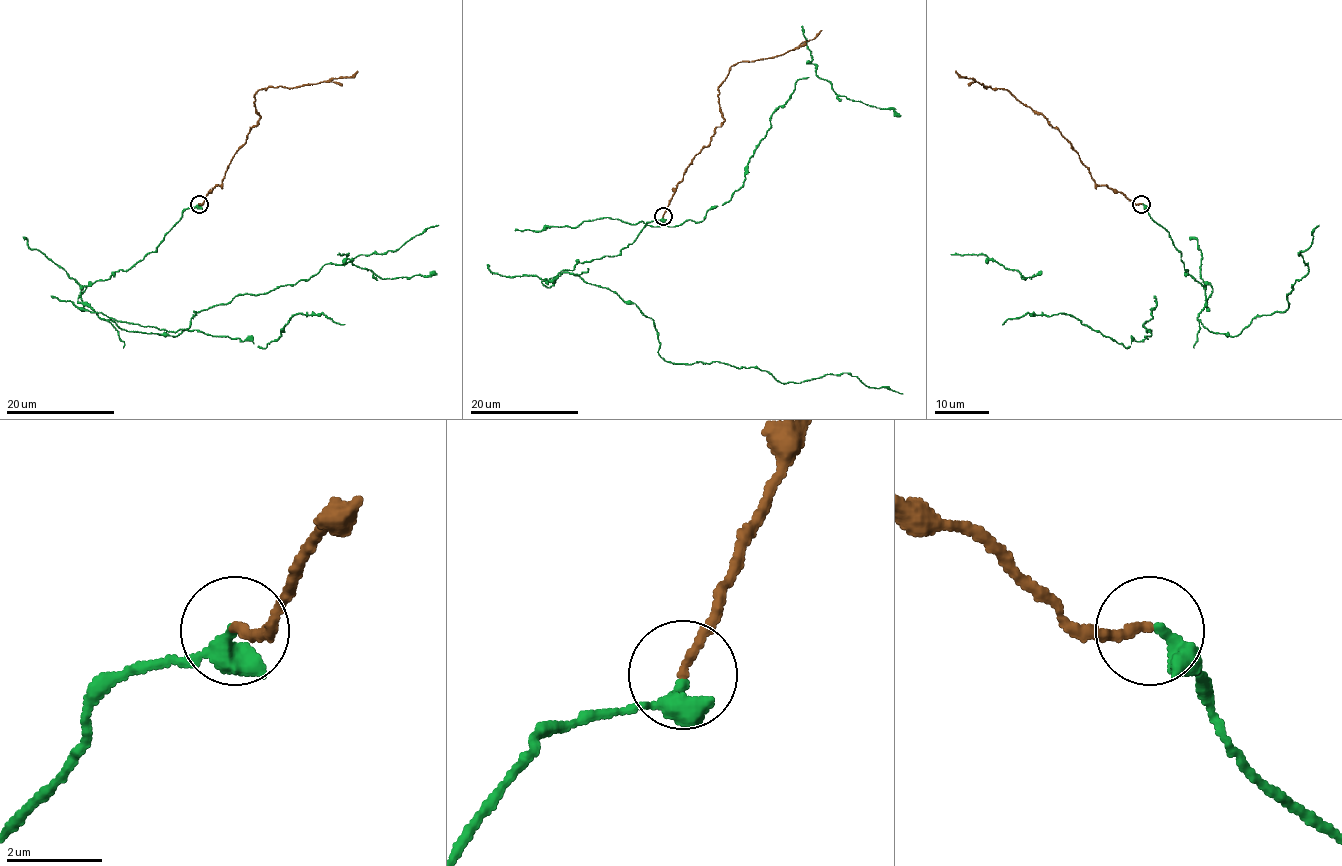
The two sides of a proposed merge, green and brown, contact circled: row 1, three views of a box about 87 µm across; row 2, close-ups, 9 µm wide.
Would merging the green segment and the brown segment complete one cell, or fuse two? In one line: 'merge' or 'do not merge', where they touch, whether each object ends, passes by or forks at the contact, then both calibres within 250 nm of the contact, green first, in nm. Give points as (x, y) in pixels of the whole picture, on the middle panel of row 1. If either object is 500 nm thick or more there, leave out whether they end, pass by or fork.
merge | (663, 216) | green passes by | brown ends | 280/190 nm

